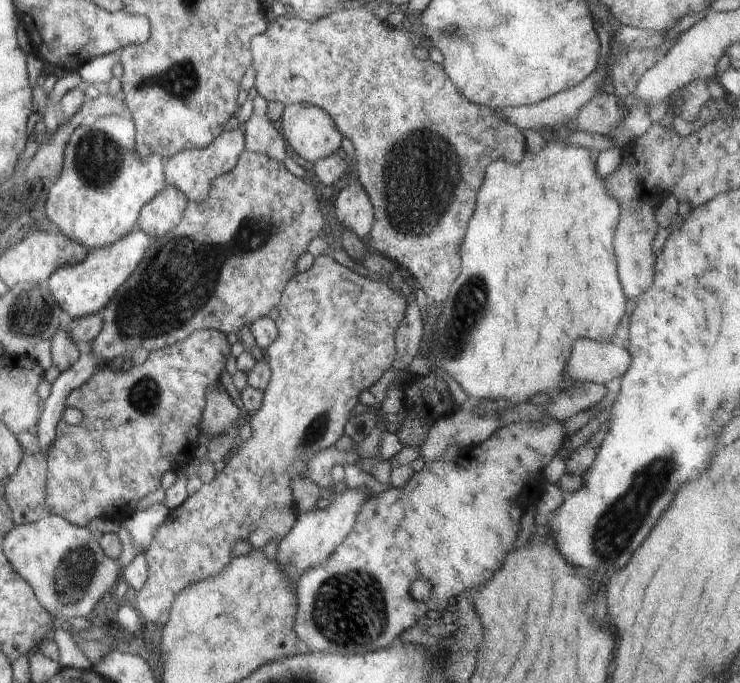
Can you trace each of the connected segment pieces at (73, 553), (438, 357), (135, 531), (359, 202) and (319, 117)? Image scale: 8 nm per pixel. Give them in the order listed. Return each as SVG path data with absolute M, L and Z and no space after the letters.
M46 513L39 521L16 524L4 538L8 562L36 590L36 598L56 615L59 625L70 618L82 618L101 610L102 598L112 594L120 582L118 561L108 558L100 543L87 527L79 527L60 515Z
M546 142L546 146L536 155L527 150L521 163L506 161L492 161L485 170L485 179L478 189L478 202L472 214L472 220L466 230L466 238L460 245L461 271L458 278L449 288L447 299L443 301L444 307L438 317L436 332L432 335L432 344L427 352L428 364L432 372L444 372L461 386L462 390L477 402L482 400L506 400L512 406L526 407L528 399L545 392L549 395L560 392L562 387L572 382L568 379L567 364L570 350L578 338L610 343L616 336L621 321L627 316L629 298L624 292L617 269L617 256L613 245L613 234L621 214L617 202L608 196L605 189L605 180L598 177L595 169L594 154L596 152L587 148L574 148L563 146L562 142Z
M156 503L148 508L143 507L140 514L120 520L120 523L126 528L129 540L139 546L142 553L147 554L157 528L165 521L169 511L163 503Z
M358 181L337 194L334 214L344 229L360 238L368 236L374 220L374 209L368 193Z
M294 103L283 107L281 121L282 134L284 134L286 142L292 146L298 156L308 160L308 162L323 161L336 153L338 148L341 147L343 134L338 132L334 120L330 118L327 112L324 112L323 108L308 103Z

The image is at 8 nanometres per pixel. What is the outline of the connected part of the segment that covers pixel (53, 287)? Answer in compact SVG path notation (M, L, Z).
M136 229L109 247L90 251L78 265L66 265L51 274L46 282L49 293L55 295L59 307L73 319L102 312L119 286L126 282L143 260L151 239L149 234Z

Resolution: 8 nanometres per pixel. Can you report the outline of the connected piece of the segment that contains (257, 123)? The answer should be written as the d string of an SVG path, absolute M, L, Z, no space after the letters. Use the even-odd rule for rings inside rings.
M260 95L253 100L252 116L242 126L245 148L255 153L267 154L270 158L283 162L288 157L284 140L267 117L268 103Z

